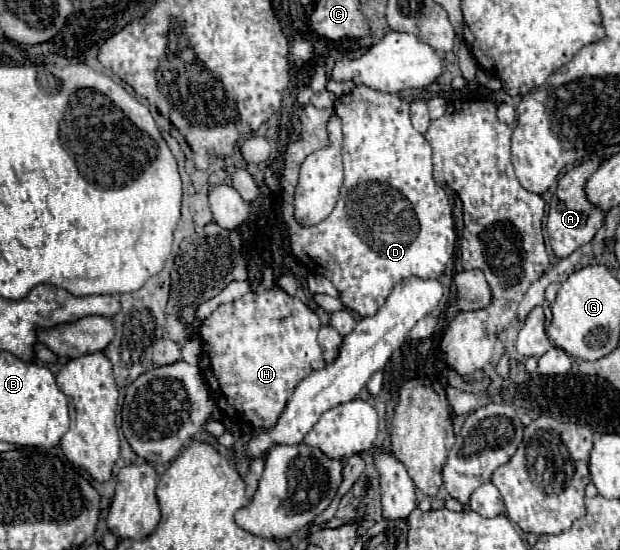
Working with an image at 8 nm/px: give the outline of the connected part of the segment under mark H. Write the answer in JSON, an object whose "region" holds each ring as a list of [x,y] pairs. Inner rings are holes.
{"region":[[[274,287],[264,293],[246,293],[244,297],[220,305],[200,327],[204,341],[202,351],[202,373],[206,375],[208,387],[214,393],[220,409],[230,413],[234,419],[248,423],[254,429],[266,429],[278,421],[278,413],[284,409],[296,385],[308,377],[314,369],[326,365],[322,349],[316,341],[320,329],[320,319],[310,311],[298,297],[290,297],[280,287]]]}

